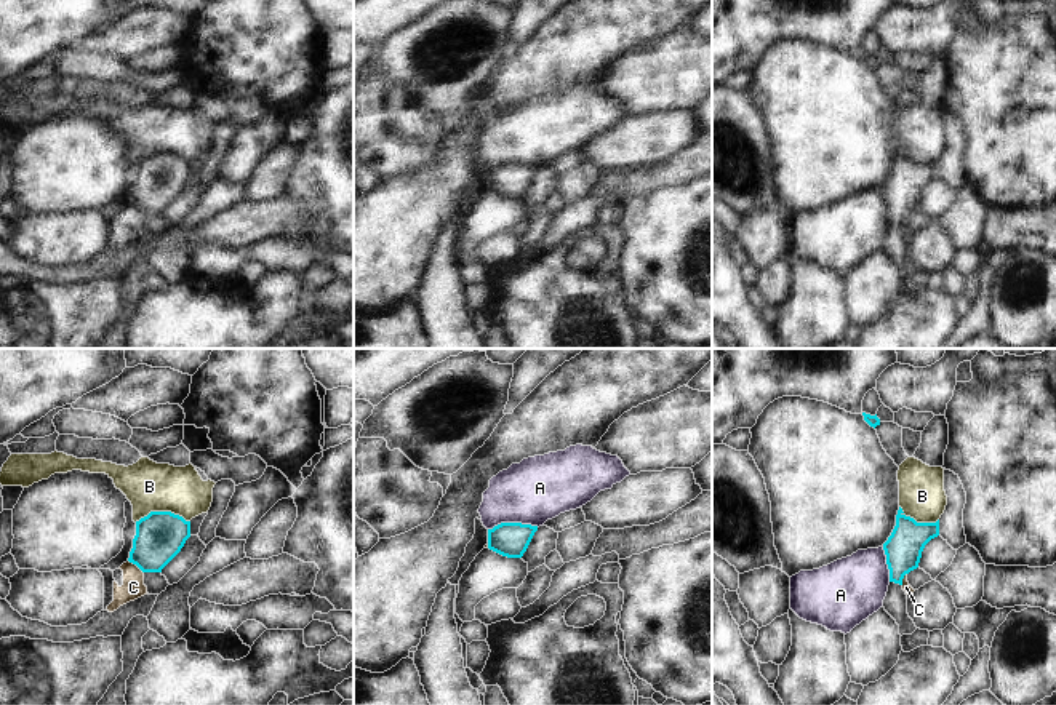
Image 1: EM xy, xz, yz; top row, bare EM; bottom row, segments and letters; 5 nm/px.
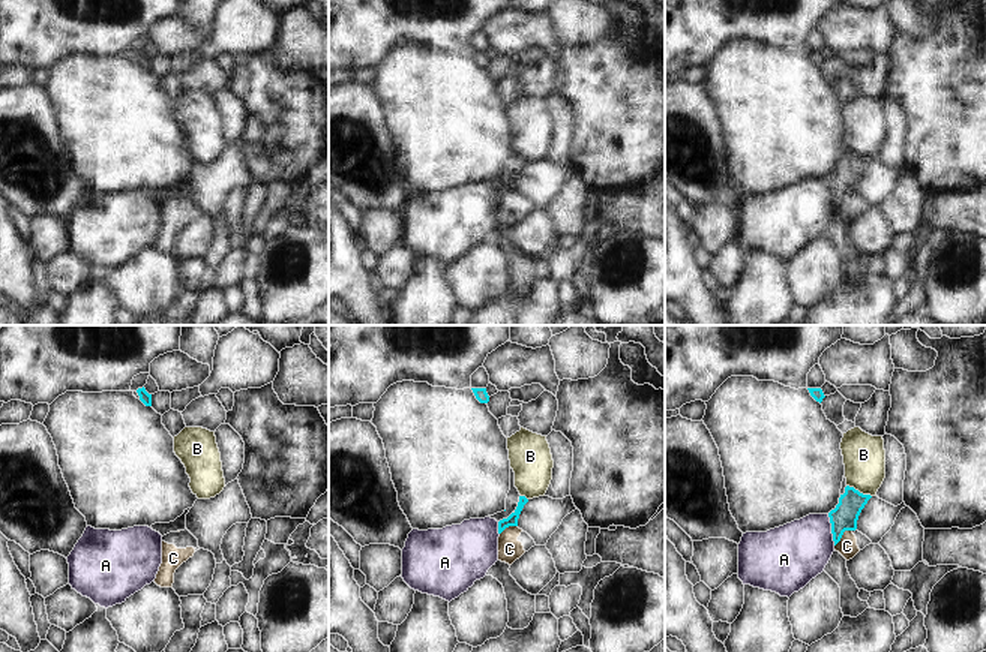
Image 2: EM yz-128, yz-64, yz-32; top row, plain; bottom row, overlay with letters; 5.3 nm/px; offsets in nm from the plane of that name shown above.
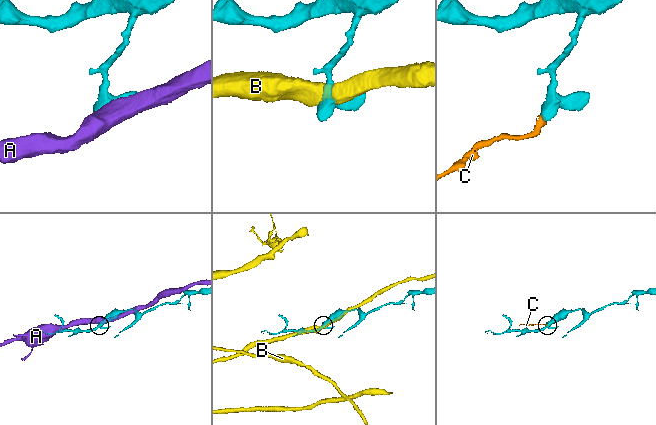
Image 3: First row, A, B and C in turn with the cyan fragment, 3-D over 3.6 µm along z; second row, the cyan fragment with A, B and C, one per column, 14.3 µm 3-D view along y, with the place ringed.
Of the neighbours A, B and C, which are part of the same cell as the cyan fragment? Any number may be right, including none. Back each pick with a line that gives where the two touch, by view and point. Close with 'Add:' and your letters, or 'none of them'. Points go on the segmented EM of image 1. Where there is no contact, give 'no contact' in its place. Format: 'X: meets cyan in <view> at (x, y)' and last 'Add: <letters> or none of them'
Add: none of them

